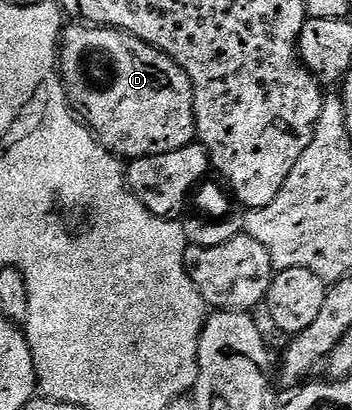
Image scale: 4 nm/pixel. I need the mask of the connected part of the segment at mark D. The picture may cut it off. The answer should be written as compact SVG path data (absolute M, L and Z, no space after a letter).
M86 21L64 26L59 37L57 66L72 108L91 128L99 144L111 154L130 161L146 155L169 153L196 142L195 98L186 73L164 51L117 27L101 27Z

